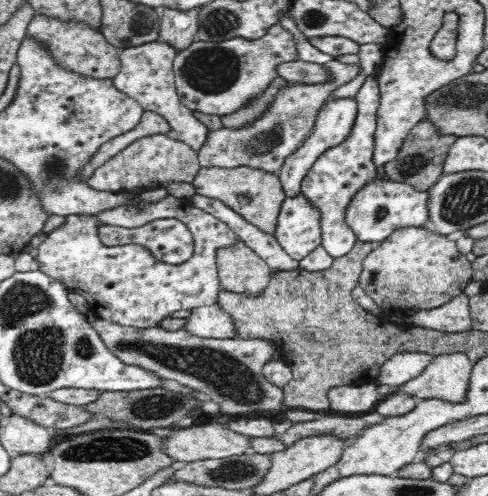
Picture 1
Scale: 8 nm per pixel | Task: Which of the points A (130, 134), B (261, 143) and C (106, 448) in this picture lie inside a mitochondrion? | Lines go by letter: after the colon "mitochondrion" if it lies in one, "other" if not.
A: other
B: mitochondrion
C: mitochondrion

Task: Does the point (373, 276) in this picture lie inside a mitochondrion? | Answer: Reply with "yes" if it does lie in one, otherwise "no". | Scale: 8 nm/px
yes

